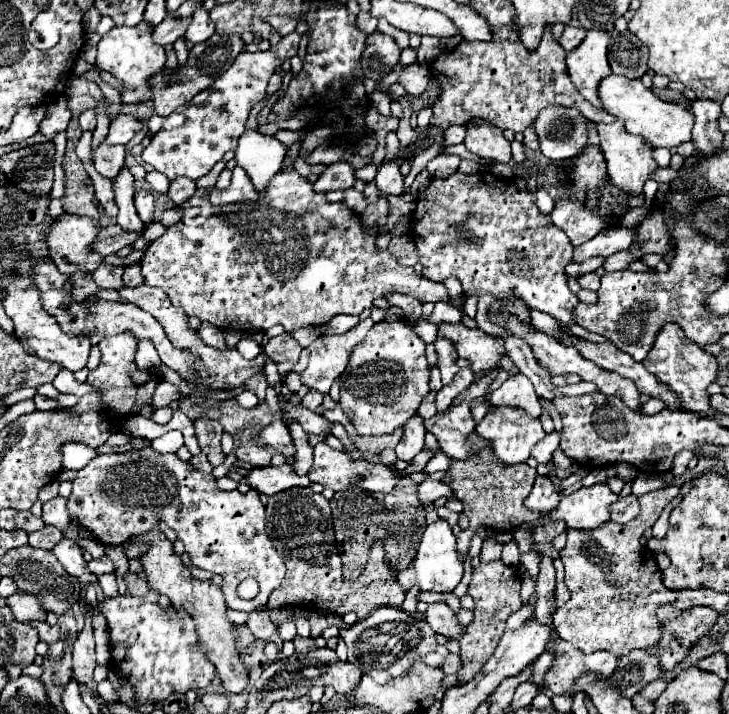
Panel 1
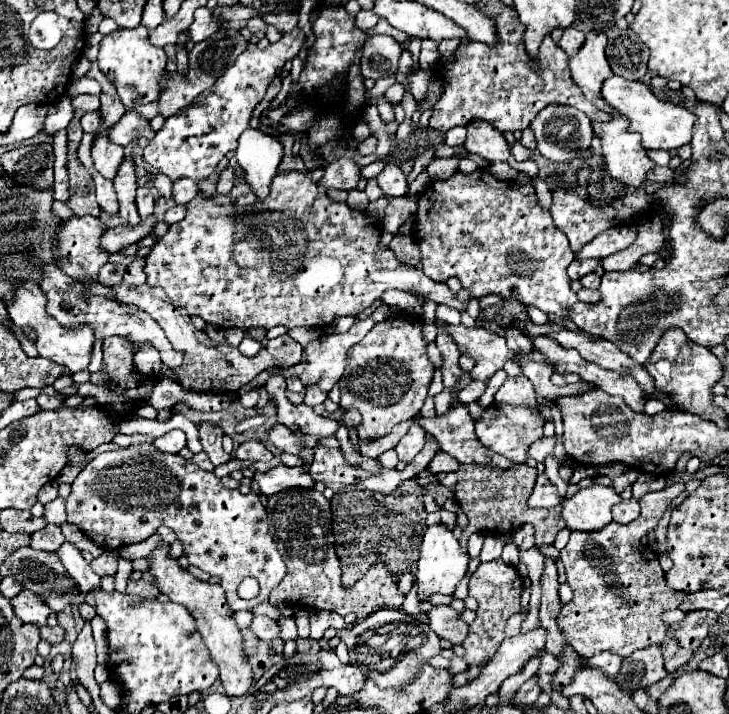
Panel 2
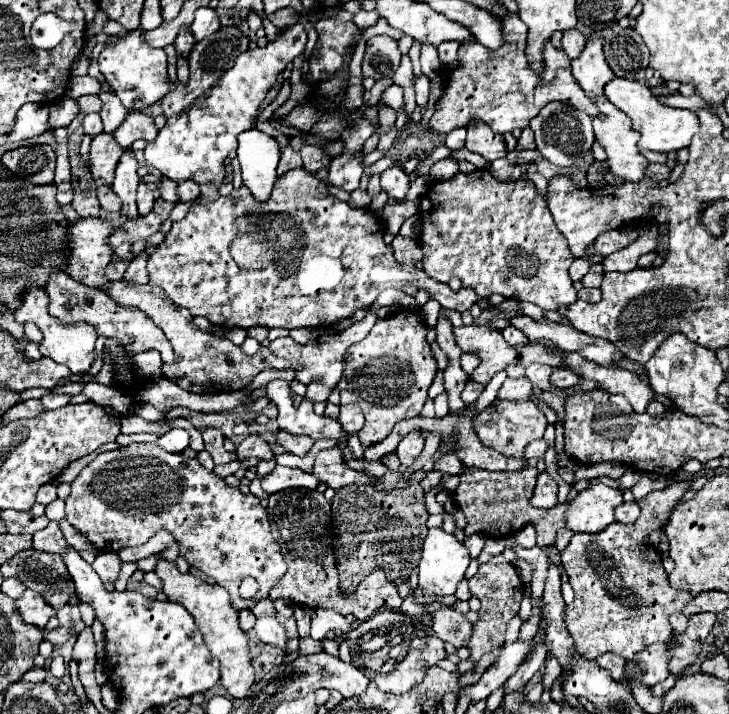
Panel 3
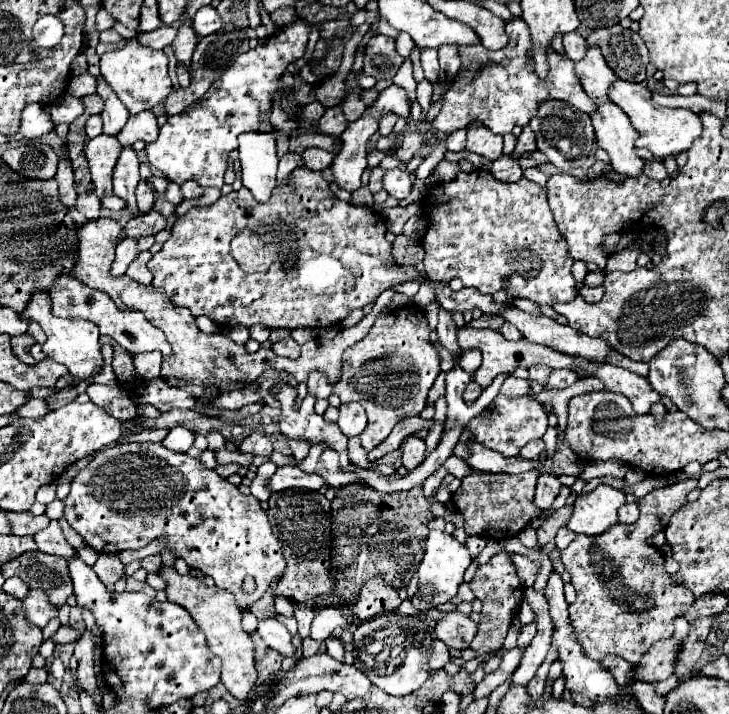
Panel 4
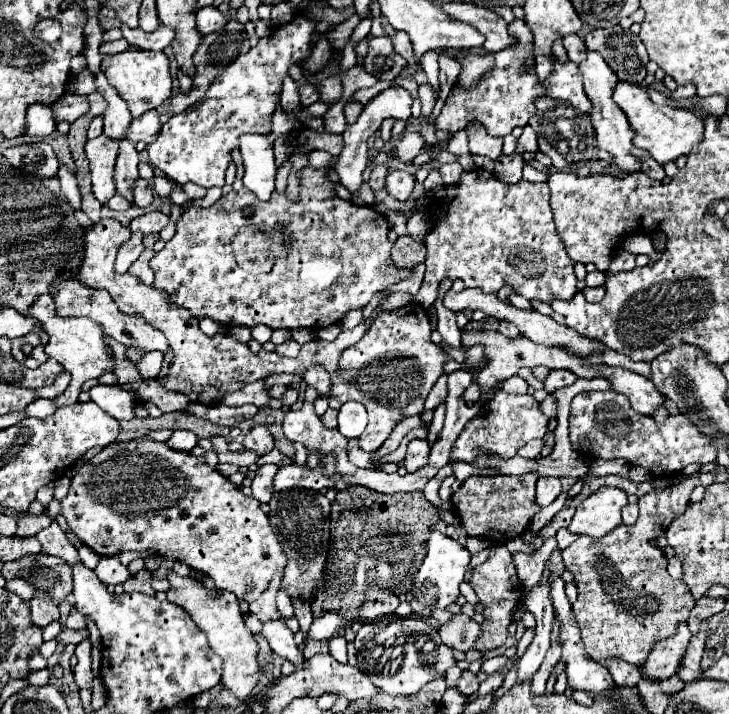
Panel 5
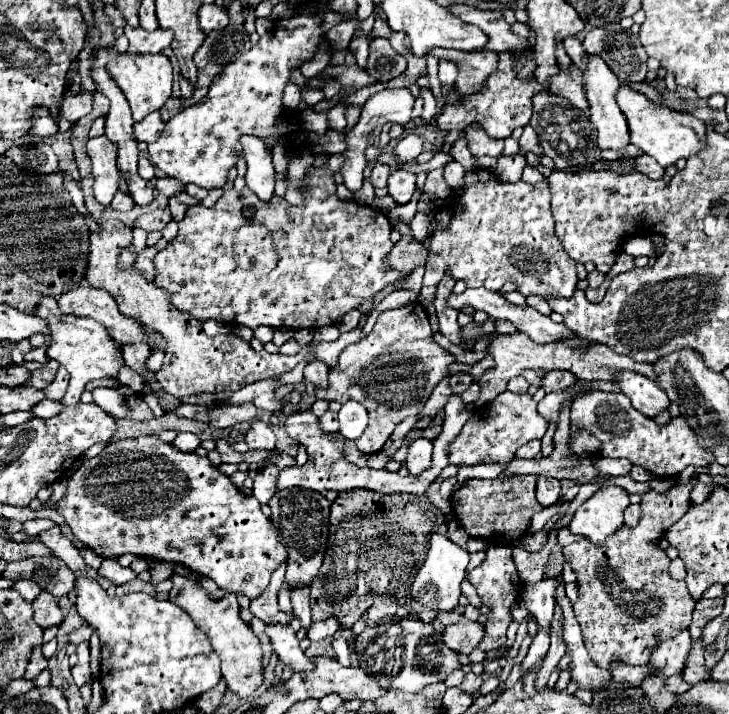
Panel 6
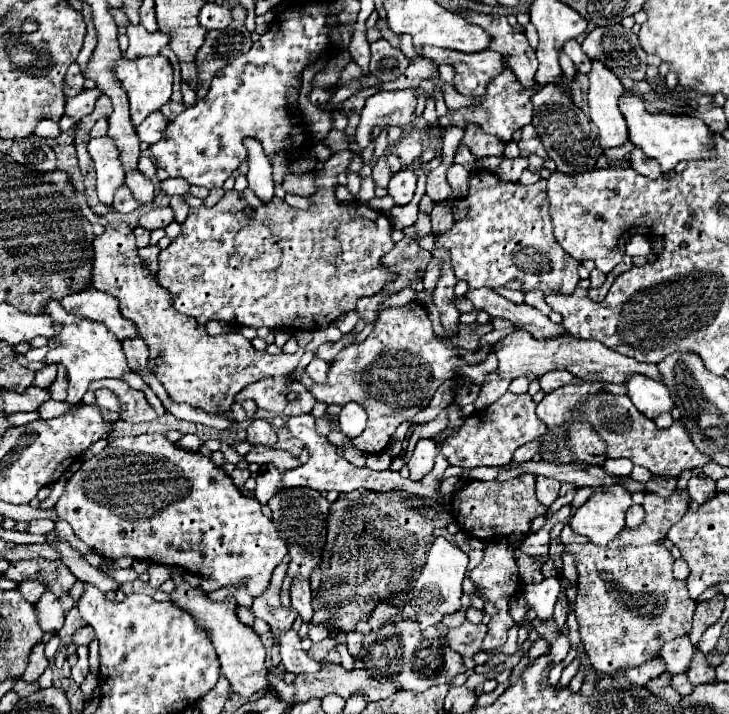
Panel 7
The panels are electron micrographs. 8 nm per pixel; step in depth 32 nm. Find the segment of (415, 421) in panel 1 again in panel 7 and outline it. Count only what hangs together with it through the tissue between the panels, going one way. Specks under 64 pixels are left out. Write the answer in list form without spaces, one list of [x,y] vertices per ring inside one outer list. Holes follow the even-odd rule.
[[[418,440],[410,456],[406,458],[406,466],[410,468],[412,480],[420,480],[432,466],[436,456],[436,444],[434,440]]]

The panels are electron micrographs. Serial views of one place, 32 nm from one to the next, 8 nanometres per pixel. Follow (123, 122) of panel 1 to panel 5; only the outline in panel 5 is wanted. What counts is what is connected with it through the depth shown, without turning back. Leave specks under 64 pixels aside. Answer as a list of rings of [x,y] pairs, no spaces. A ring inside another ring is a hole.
[[[148,110],[140,118],[134,118],[130,122],[130,126],[128,126],[126,134],[124,134],[124,140],[128,140],[128,142],[142,140],[142,142],[150,144],[150,142],[154,142],[158,138],[160,128],[162,126],[158,122],[158,112],[156,110]]]

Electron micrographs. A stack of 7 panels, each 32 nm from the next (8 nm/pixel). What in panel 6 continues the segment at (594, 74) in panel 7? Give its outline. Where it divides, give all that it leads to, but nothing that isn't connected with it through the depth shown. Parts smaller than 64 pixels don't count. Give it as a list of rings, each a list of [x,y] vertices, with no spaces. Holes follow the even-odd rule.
[[[588,56],[588,64],[584,68],[584,86],[586,86],[586,98],[590,102],[590,122],[596,128],[596,138],[598,138],[598,148],[608,148],[614,150],[620,158],[618,162],[626,168],[634,168],[636,170],[636,160],[626,156],[624,150],[630,146],[630,128],[626,122],[626,116],[622,114],[622,110],[618,108],[614,94],[616,88],[620,86],[620,80],[616,78],[616,74],[606,66],[604,60],[600,60],[600,56]]]

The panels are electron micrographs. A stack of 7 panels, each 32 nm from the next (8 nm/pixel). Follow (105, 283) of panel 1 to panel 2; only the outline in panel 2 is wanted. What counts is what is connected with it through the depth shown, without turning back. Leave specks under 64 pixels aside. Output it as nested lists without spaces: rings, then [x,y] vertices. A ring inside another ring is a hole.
[[[104,264],[98,272],[98,282],[102,286],[120,286],[122,282],[122,274],[124,274],[126,266],[116,266],[116,264]]]

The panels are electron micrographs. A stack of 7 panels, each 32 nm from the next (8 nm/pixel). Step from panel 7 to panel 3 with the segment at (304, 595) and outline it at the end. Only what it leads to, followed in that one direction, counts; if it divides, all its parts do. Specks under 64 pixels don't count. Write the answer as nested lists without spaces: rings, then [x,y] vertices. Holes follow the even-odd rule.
[[[296,608],[294,610],[294,618],[298,622],[298,634],[300,634],[300,638],[308,638],[308,634],[310,634],[310,614],[304,612],[302,608]]]

